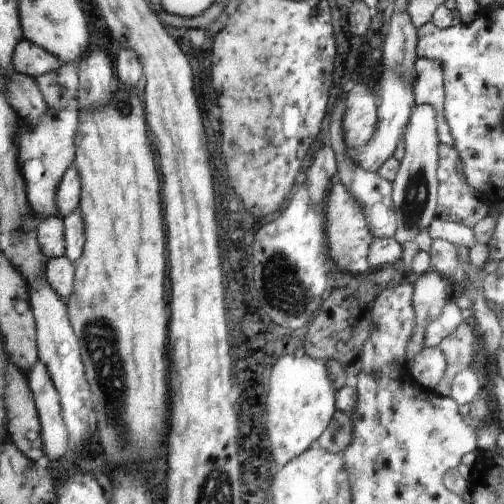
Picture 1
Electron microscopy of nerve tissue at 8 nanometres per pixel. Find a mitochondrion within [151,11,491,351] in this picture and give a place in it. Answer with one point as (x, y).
(284, 288)

